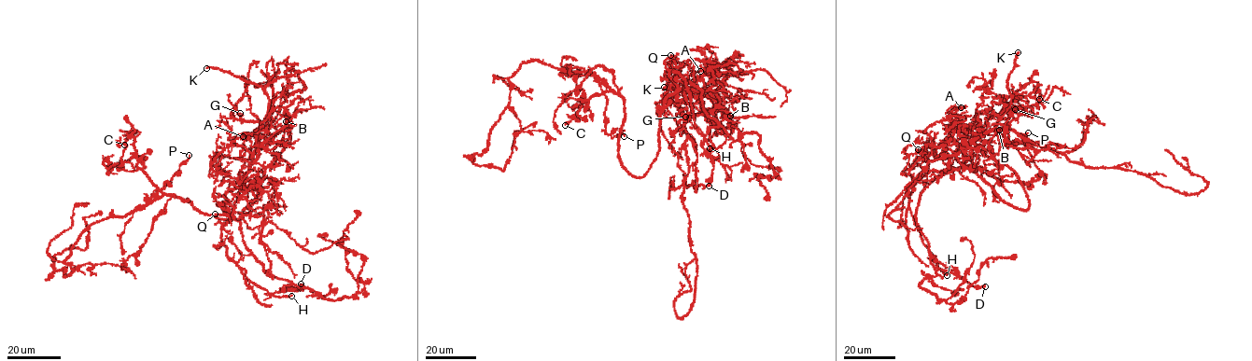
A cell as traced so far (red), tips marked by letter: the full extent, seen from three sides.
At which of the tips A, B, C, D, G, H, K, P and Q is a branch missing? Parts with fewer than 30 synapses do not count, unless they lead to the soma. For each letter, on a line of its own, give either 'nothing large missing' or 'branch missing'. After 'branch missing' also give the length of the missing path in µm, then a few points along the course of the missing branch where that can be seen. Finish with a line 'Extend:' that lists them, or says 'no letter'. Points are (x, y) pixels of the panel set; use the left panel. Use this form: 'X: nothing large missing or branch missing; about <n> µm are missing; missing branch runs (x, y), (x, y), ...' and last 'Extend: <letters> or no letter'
A: nothing large missing
B: nothing large missing
C: nothing large missing
D: nothing large missing
G: nothing large missing
H: branch missing; about 40 µm are missing; missing branch runs (291, 296), (311, 292), (323, 284), (332, 284), (342, 272), (342, 256)
K: branch missing; about 50 µm are missing; missing branch runs (206, 68), (193, 62), (185, 40), (181, 39), (170, 48), (140, 34)
P: nothing large missing
Q: nothing large missing
Extend: H, K

